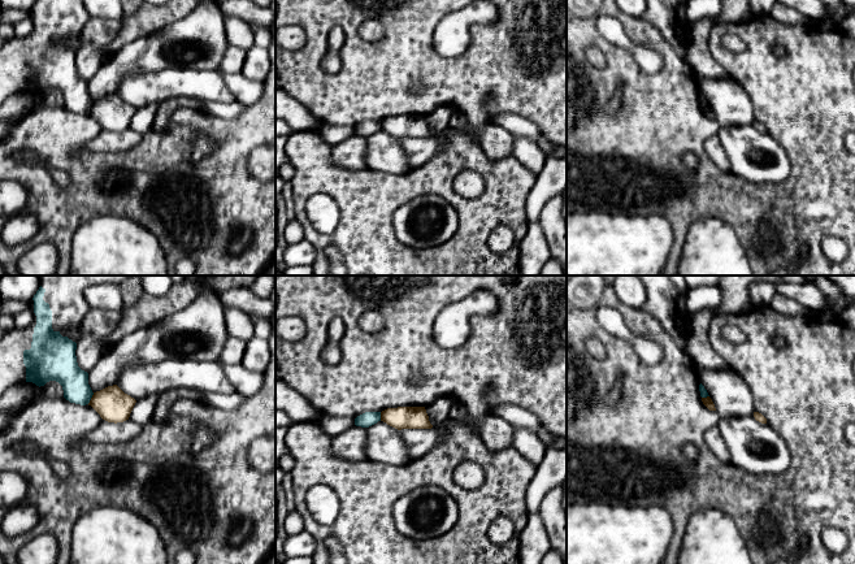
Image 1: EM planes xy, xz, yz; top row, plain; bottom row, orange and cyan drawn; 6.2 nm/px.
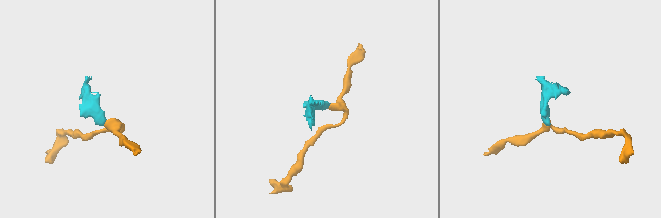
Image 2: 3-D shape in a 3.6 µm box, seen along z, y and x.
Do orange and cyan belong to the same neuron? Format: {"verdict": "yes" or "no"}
{"verdict": "no"}

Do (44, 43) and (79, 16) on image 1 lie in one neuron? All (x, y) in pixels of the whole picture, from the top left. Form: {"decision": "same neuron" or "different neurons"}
{"decision": "same neuron"}

